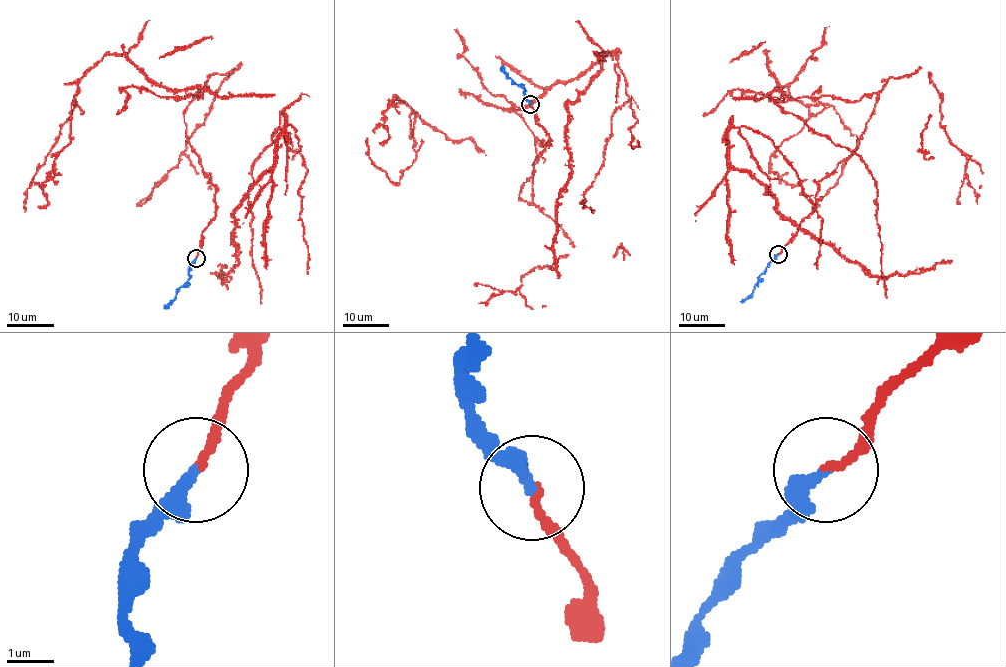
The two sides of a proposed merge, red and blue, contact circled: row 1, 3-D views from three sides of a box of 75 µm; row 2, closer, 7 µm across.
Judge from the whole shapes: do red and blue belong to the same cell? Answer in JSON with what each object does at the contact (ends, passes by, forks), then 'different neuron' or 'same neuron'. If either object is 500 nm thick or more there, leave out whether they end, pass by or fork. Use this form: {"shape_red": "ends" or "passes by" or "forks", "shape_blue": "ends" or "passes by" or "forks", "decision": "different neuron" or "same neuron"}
{"shape_red": "ends", "shape_blue": "ends", "decision": "same neuron"}

